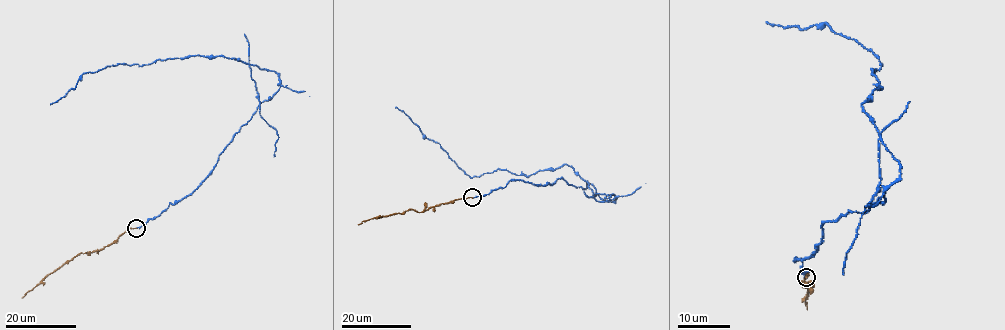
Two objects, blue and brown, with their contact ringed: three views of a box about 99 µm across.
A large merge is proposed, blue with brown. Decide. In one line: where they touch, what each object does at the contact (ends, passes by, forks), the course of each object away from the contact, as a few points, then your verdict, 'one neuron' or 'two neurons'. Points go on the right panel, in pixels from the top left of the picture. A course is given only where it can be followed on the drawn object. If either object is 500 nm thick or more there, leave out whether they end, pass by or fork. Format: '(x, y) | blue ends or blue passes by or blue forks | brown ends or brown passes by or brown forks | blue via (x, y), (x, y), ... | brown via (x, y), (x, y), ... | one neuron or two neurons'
(806, 277) | blue ends | brown ends | blue via (805, 277), (794, 260), (821, 224), (882, 205), (901, 165), (861, 104), (879, 58), (826, 22), (766, 23) | brown via (805, 277), (807, 274), (805, 287), (814, 286), (812, 281), (808, 282), (811, 286), (805, 297), (807, 309) | two neurons

